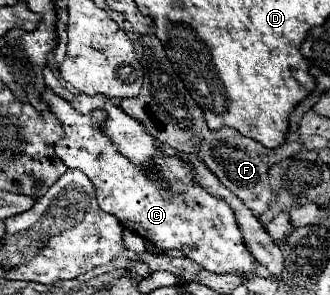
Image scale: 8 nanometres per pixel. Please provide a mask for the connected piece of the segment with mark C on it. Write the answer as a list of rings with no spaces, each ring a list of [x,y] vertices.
[[[50,88],[42,94],[42,98],[50,102],[50,110],[58,116],[66,132],[66,136],[56,144],[58,158],[66,162],[68,168],[80,168],[94,182],[96,198],[104,212],[114,214],[124,228],[140,234],[160,250],[180,250],[184,256],[192,258],[210,272],[244,274],[254,270],[254,258],[242,240],[232,208],[202,190],[194,182],[194,172],[190,166],[168,154],[156,160],[162,168],[162,178],[174,190],[172,194],[166,194],[152,186],[152,182],[146,178],[146,172],[122,156],[118,148],[102,134],[98,128],[106,118],[102,110],[94,110],[92,114],[82,116],[68,102],[64,102],[64,98],[58,98]]]

